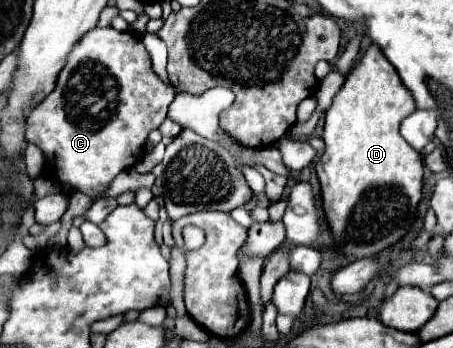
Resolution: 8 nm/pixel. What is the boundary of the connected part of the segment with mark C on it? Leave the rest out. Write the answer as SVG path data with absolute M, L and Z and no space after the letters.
M97 26L75 44L59 72L55 90L29 114L25 138L45 152L55 180L69 182L89 198L97 198L109 190L119 172L131 168L141 158L143 142L153 128L161 126L173 98L175 88L161 82L151 70L149 52L137 34Z

